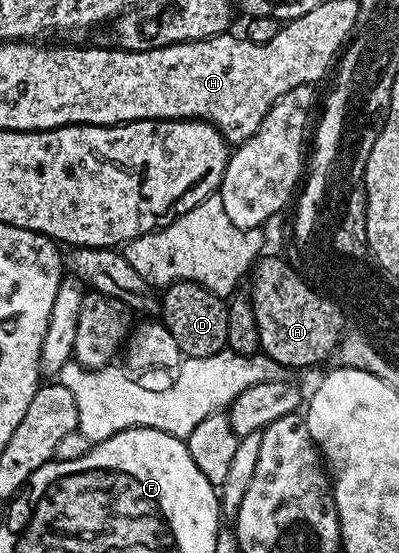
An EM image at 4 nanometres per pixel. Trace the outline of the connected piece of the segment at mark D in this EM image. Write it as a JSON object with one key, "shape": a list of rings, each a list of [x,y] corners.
{"shape":[[[189,280],[167,285],[163,292],[159,301],[159,315],[170,334],[174,334],[174,342],[178,342],[185,357],[206,358],[228,348],[228,304],[221,297],[215,296],[209,288]]]}

